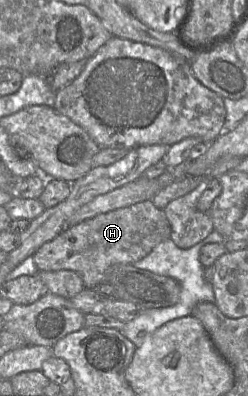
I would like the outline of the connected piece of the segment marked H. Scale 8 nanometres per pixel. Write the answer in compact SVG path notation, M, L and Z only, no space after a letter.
M144 200L130 206L98 214L62 231L52 240L43 244L33 255L39 271L73 270L77 272L86 289L94 289L104 278L106 270L114 264L133 264L162 241L170 238L171 227L164 211L157 208L152 200Z

